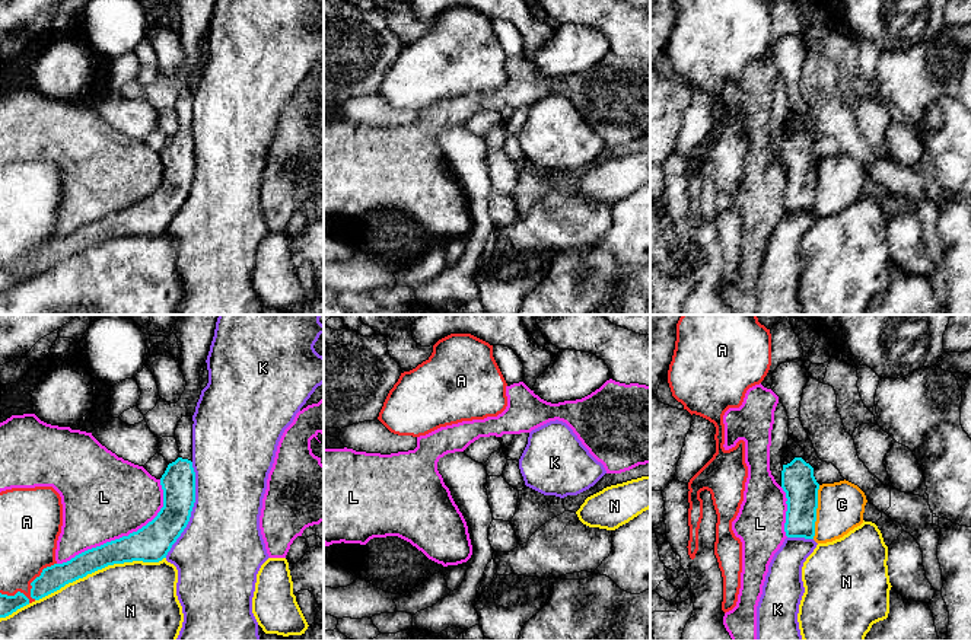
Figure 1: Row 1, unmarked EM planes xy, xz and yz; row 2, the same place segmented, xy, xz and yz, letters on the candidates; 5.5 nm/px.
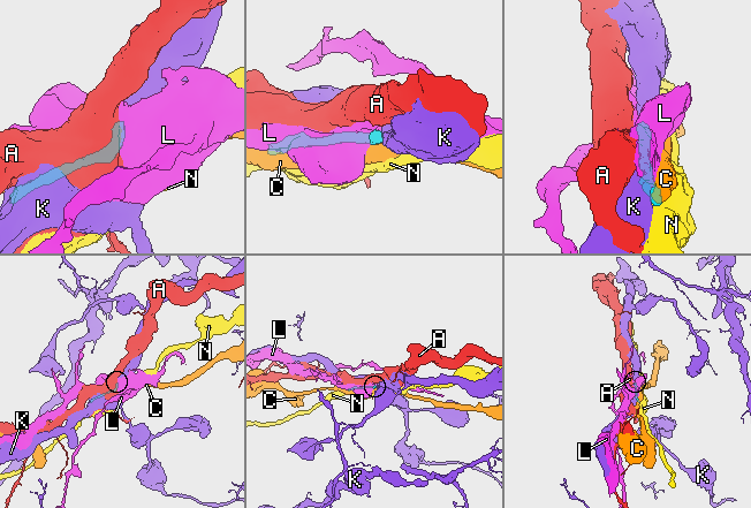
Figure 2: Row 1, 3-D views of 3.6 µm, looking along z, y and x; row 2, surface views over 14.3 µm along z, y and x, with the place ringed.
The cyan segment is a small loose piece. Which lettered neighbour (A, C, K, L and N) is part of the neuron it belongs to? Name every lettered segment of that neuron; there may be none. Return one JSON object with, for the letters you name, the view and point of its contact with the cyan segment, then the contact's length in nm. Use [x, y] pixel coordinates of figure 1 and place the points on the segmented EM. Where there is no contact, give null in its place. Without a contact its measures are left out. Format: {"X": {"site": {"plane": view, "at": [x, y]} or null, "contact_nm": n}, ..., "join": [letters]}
{"join": []}

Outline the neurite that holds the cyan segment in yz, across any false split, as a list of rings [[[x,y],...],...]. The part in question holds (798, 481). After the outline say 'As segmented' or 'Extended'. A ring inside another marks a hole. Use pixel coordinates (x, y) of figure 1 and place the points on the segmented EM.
[[[789,449],[781,455],[781,465],[781,488],[787,498],[786,536],[814,539],[819,489],[814,468]]]. Extended

